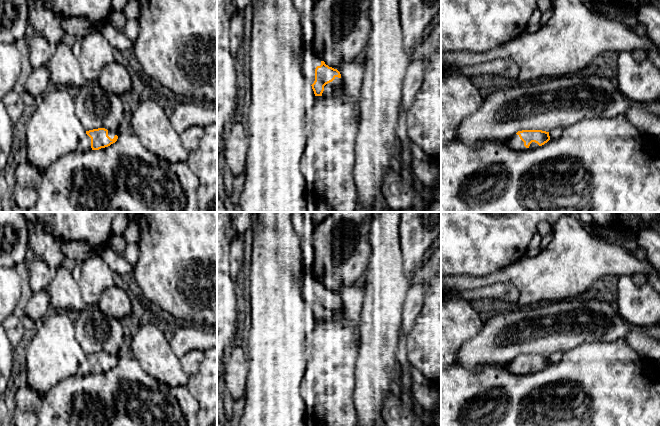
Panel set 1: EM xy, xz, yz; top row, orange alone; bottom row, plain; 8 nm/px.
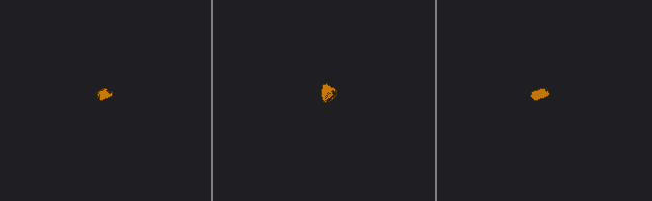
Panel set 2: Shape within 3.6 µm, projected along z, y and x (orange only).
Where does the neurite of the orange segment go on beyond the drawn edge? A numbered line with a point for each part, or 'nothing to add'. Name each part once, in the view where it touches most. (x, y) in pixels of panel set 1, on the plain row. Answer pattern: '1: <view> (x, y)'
1: xz (328, 312)
2: yz (515, 367)

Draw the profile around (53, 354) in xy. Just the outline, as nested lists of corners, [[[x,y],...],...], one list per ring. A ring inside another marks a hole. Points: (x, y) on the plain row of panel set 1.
[[[63,311],[48,313],[37,324],[29,343],[22,347],[22,366],[27,373],[28,386],[40,395],[60,381],[74,376],[85,359],[86,354],[75,338],[74,316]]]

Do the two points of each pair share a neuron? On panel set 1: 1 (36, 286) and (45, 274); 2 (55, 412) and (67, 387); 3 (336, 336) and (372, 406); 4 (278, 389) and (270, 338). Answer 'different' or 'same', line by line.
1: same
2: same
3: different
4: same

